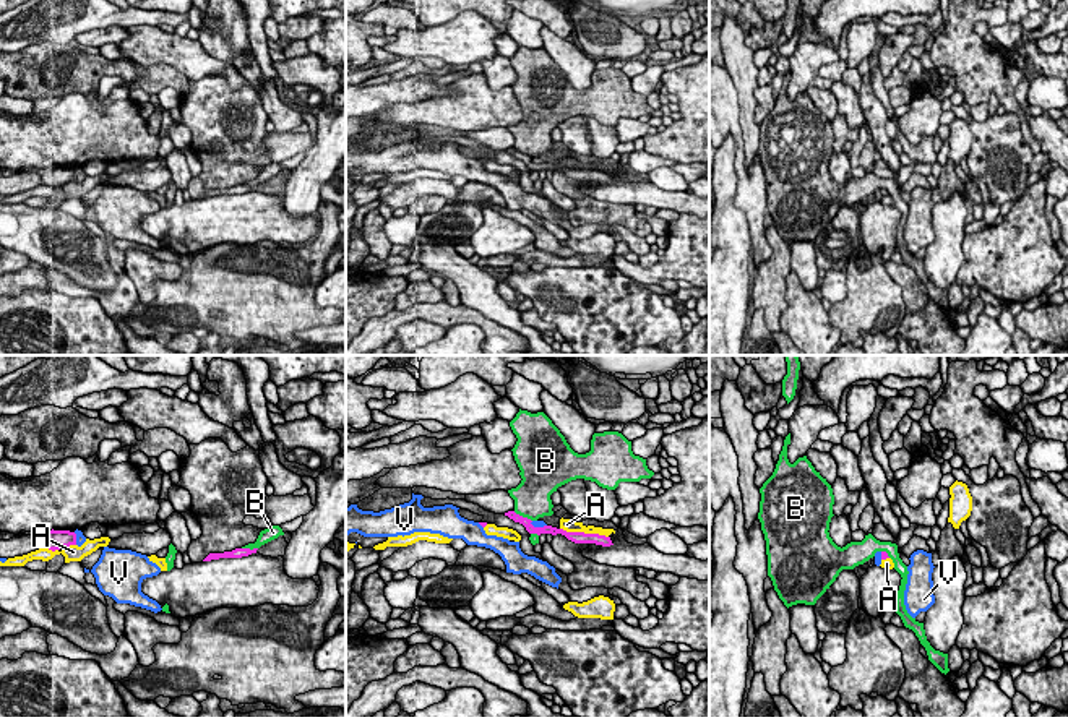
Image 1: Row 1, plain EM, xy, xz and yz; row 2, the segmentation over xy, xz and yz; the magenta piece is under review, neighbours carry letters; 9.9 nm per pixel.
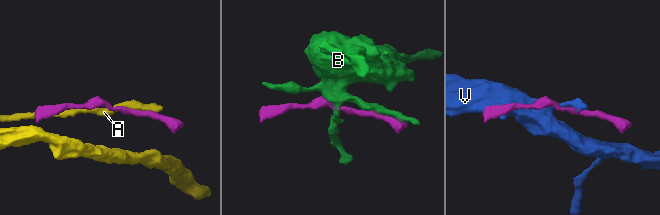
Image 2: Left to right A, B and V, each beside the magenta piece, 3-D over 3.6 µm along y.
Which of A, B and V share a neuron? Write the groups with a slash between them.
A / B / V

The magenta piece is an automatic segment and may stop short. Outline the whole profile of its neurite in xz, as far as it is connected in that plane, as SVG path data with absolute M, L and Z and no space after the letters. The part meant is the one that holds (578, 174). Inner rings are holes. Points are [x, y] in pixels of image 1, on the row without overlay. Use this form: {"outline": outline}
{"outline": "M508 148L508 149L505 149L505 152L513 156L515 159L523 161L529 170L537 170L537 172L540 172L540 170L552 170L552 172L562 170L575 180L596 180L596 182L602 182L602 183L614 182L610 174L605 174L605 172L584 170L584 169L566 169L563 165L557 165L557 164L552 164L552 162L534 164L531 161L532 159L531 156L523 154L523 152L516 151L515 148Z"}

